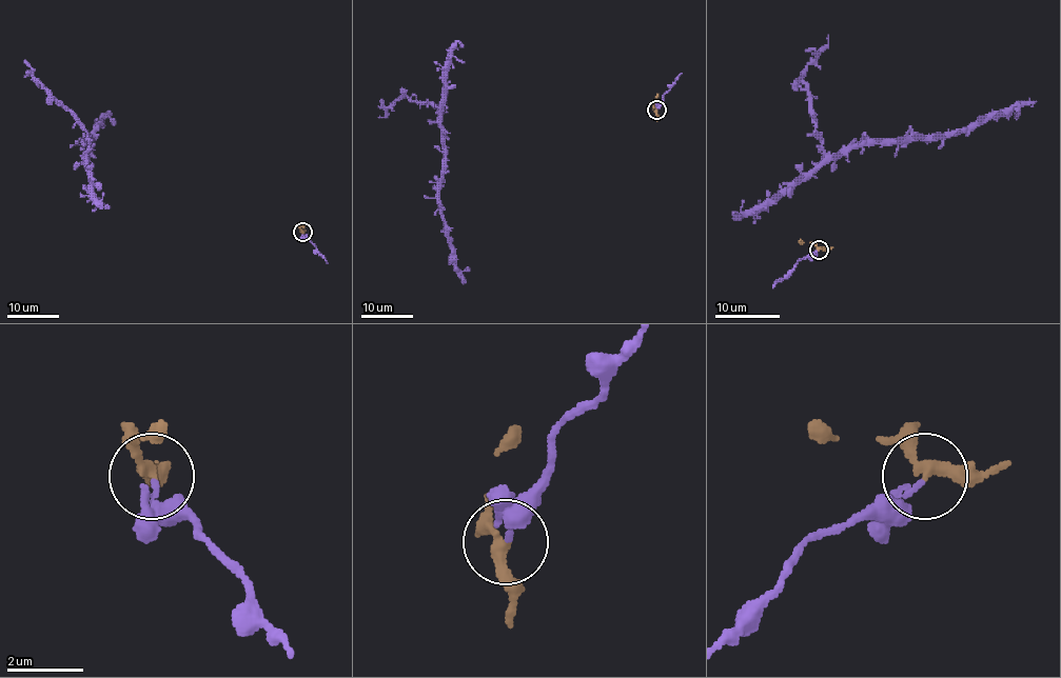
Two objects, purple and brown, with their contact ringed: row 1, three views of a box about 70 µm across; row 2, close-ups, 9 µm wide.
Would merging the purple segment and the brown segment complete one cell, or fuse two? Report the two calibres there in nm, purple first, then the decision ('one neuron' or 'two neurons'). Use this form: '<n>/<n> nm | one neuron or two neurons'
130/280 nm | one neuron

